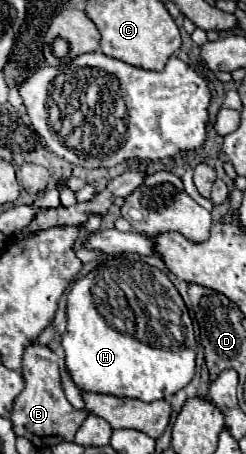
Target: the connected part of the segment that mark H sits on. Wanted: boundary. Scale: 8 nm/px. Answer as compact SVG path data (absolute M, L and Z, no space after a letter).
M138 253L108 257L88 275L74 281L68 295L68 327L62 335L62 347L74 383L92 393L108 393L152 403L184 389L194 377L196 339L188 309L168 275L146 263Z

